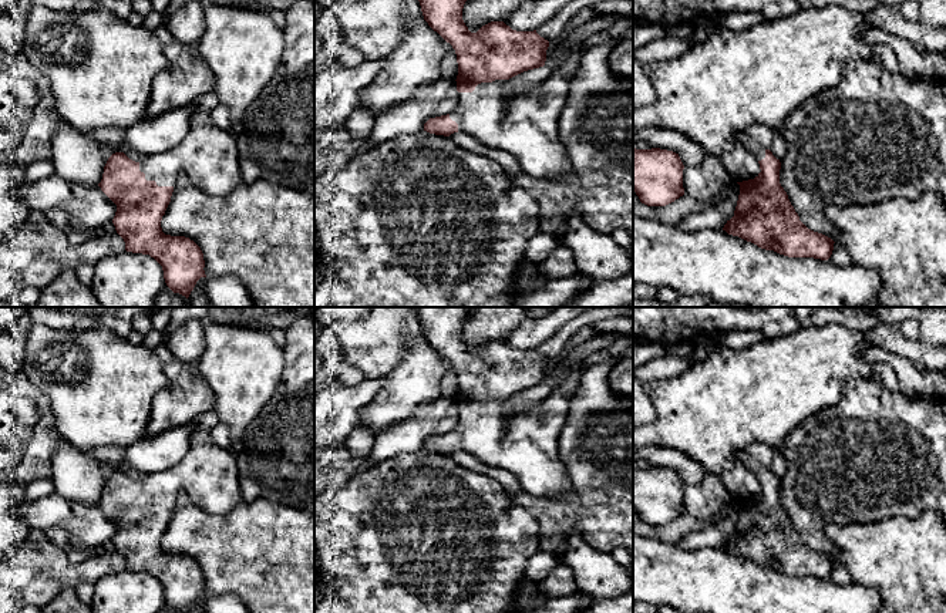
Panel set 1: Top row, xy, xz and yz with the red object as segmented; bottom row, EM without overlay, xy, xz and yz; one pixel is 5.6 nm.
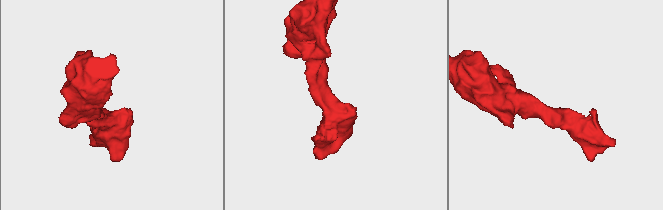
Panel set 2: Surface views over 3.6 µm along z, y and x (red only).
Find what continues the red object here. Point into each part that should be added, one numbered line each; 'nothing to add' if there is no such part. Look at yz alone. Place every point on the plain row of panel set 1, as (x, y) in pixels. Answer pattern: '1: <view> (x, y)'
1: yz (757, 470)

